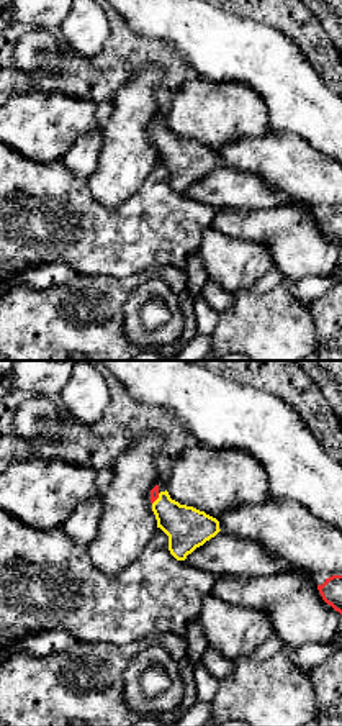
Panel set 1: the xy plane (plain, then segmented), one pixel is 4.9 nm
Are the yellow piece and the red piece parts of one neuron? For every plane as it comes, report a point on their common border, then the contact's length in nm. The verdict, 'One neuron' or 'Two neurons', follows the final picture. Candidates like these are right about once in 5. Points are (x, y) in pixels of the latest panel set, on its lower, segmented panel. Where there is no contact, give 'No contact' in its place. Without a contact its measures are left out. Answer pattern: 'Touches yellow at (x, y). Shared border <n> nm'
Touches yellow at (157, 499). Shared border 70 nm

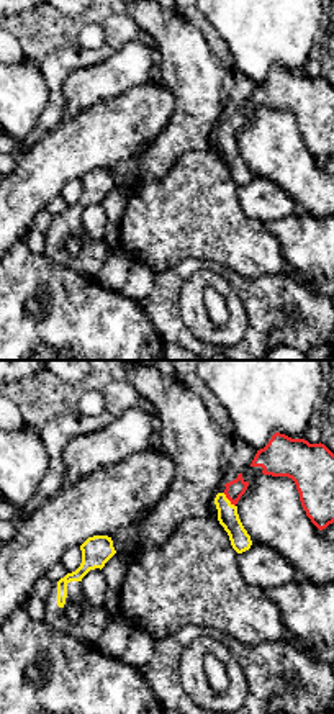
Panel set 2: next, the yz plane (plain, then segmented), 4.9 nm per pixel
Touches yellow at (228, 500). Shared border 90 nm

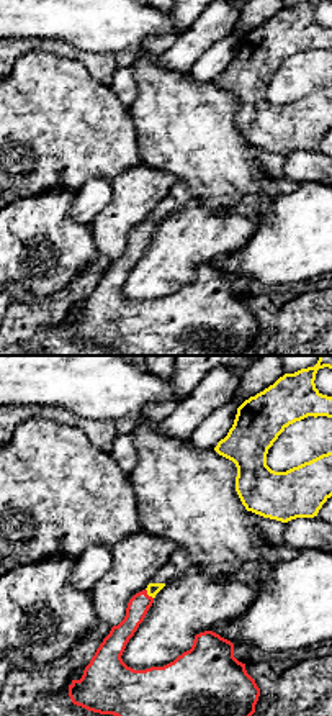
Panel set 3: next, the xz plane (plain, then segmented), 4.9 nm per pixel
Touches yellow at (148, 593). Shared border 70 nm

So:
One neuron

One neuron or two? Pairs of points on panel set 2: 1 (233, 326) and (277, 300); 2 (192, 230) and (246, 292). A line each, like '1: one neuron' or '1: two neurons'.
1: two neurons
2: two neurons

